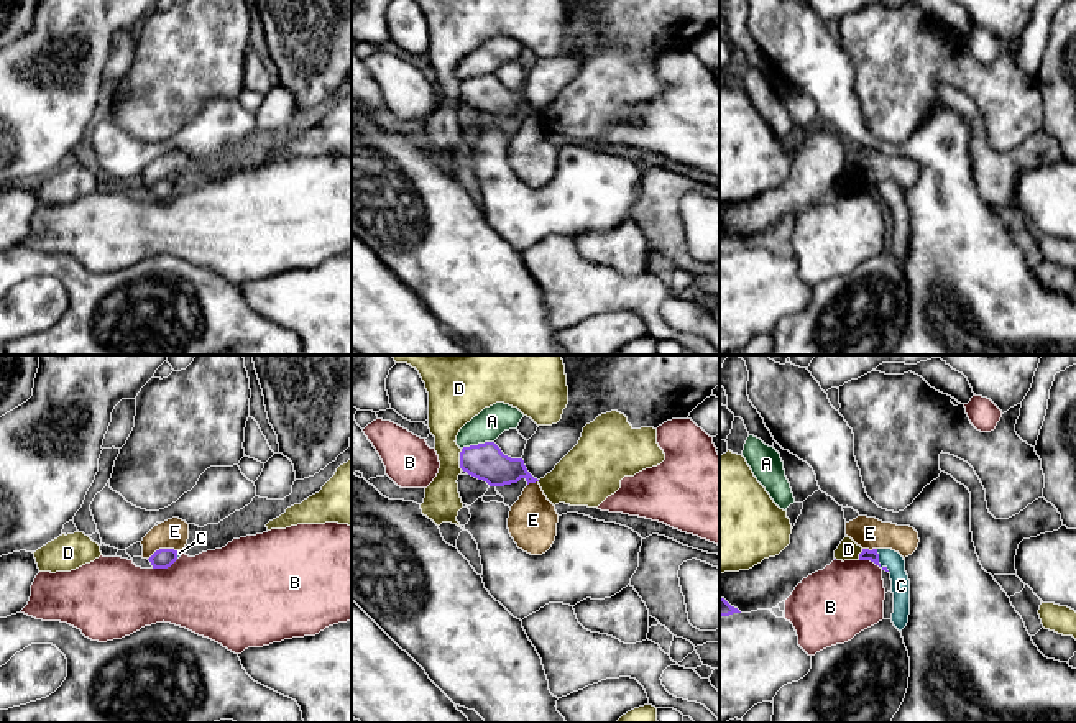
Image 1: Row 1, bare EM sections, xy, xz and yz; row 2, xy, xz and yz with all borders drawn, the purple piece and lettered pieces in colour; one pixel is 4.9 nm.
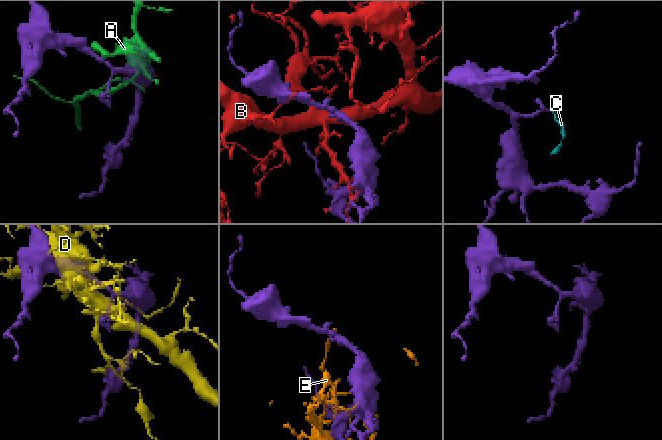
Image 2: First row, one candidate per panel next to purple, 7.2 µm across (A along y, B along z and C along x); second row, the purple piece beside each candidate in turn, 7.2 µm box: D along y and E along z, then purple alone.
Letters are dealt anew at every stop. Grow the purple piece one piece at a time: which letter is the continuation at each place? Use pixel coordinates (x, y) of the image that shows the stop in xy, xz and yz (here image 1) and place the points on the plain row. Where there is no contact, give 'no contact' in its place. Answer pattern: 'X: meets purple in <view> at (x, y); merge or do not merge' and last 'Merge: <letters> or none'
A: meets purple in xz at (478, 76); do not merge
B: meets purple in xy at (165, 199); do not merge
C: meets purple in yz at (878, 193); merge
D: meets purple in xz at (460, 91); do not merge
E: meets purple in xy at (161, 181); do not merge
Merge: C

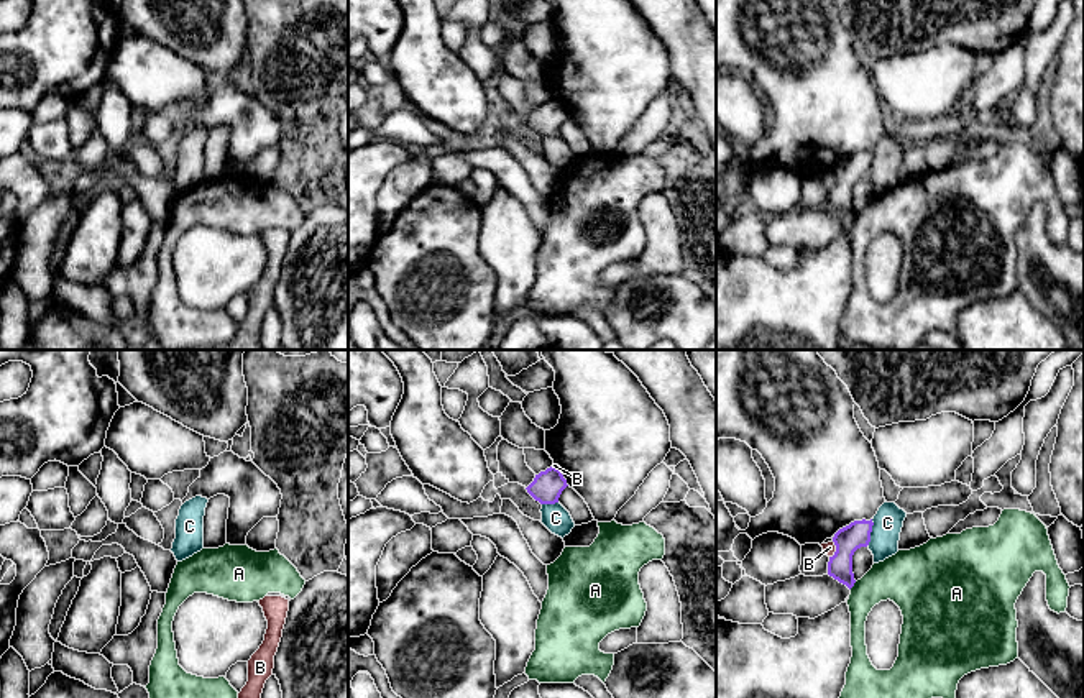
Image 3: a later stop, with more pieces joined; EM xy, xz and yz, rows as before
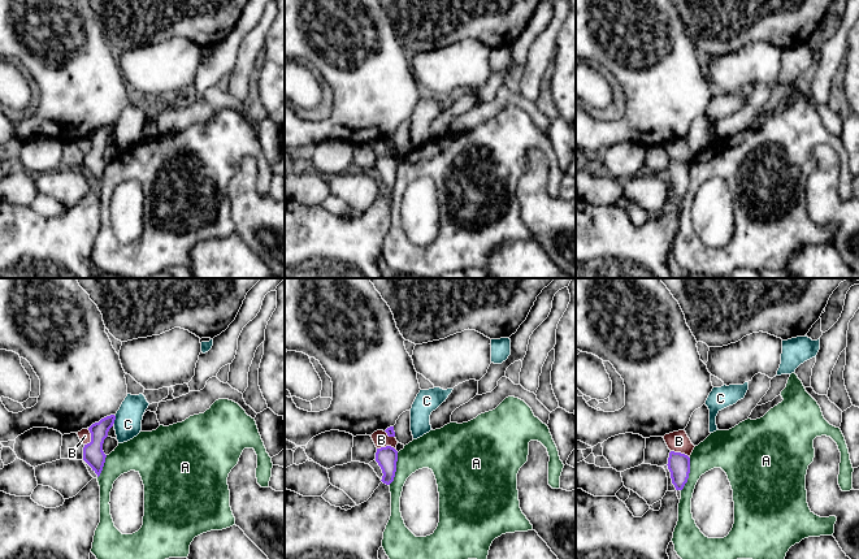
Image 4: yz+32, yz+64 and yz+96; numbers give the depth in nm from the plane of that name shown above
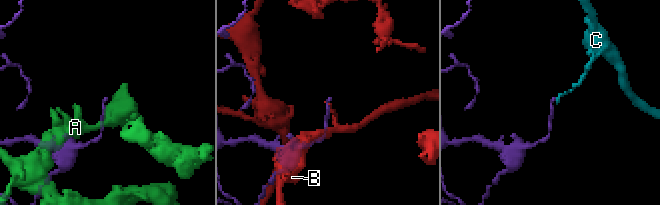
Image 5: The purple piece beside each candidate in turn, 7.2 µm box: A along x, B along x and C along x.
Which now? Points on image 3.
A: meets purple in yz at (853, 217); do not merge
B: meets purple in yz at (836, 181); do not merge
C: meets purple in yz at (869, 165); do not merge
Merge: none

